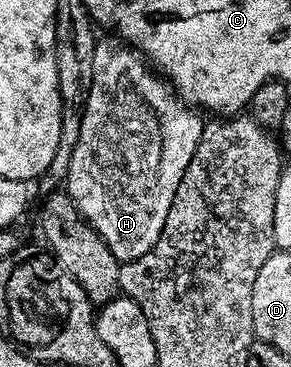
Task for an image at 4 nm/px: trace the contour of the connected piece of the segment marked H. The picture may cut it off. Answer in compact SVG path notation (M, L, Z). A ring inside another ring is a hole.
M117 36L95 41L88 89L81 107L79 140L72 152L64 190L119 263L144 256L156 244L164 220L168 220L176 188L202 139L203 119L193 113L197 114L157 73L148 69L146 59L133 46L127 46Z

